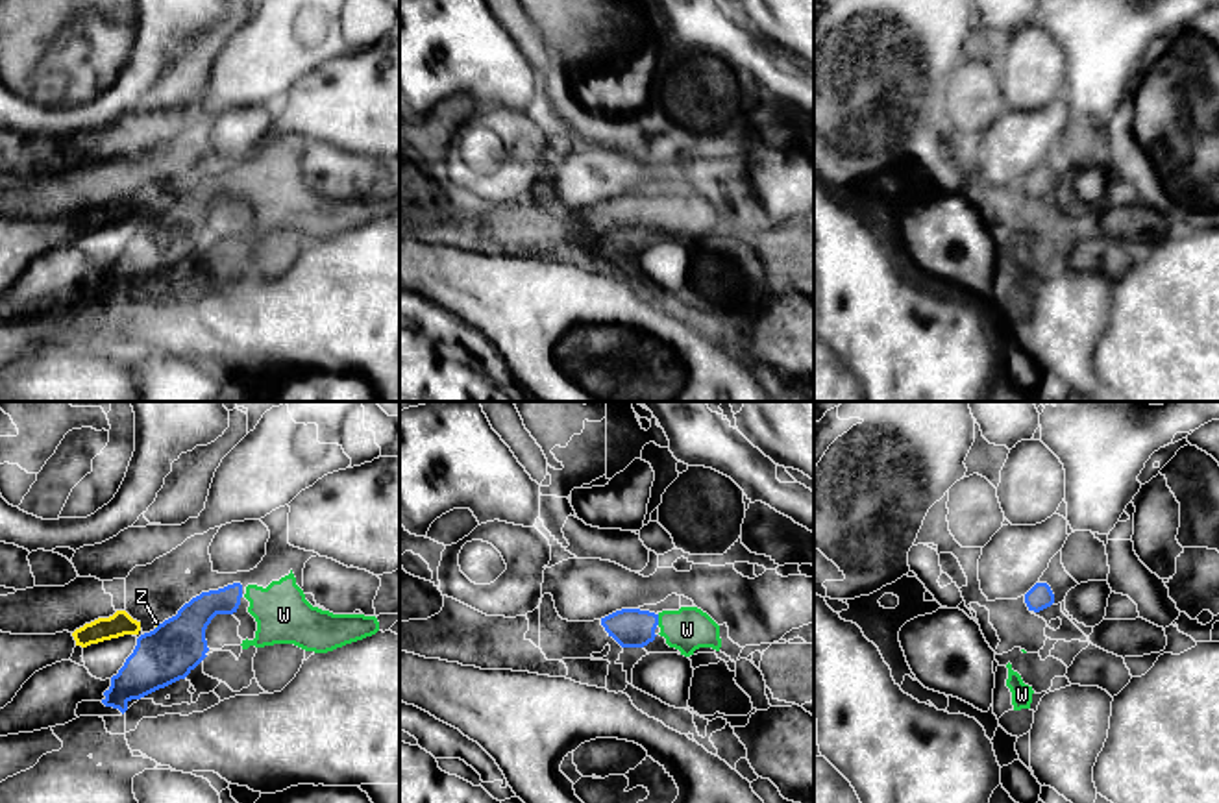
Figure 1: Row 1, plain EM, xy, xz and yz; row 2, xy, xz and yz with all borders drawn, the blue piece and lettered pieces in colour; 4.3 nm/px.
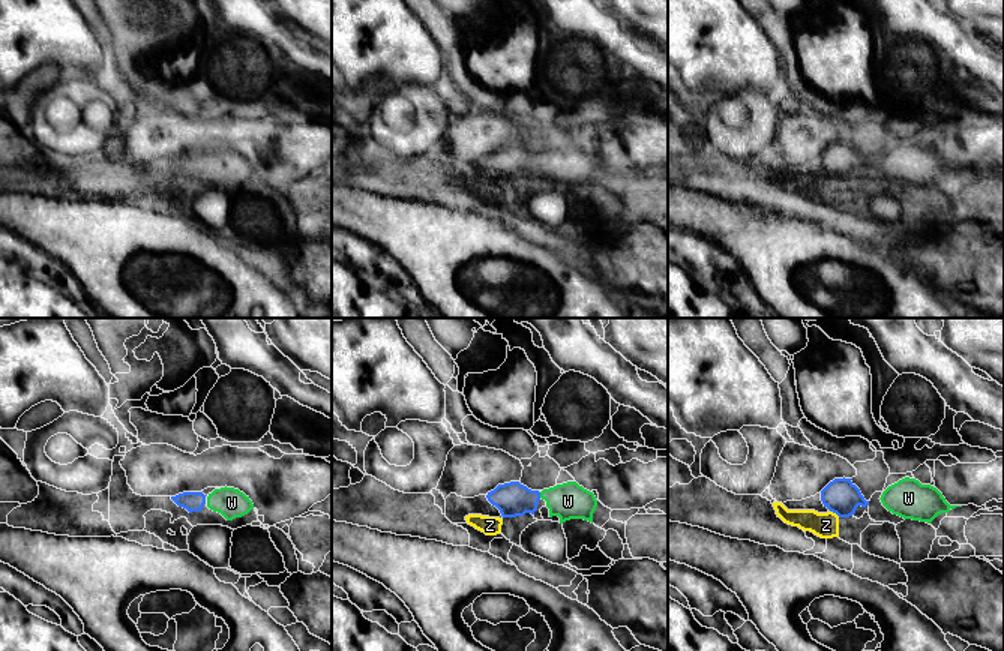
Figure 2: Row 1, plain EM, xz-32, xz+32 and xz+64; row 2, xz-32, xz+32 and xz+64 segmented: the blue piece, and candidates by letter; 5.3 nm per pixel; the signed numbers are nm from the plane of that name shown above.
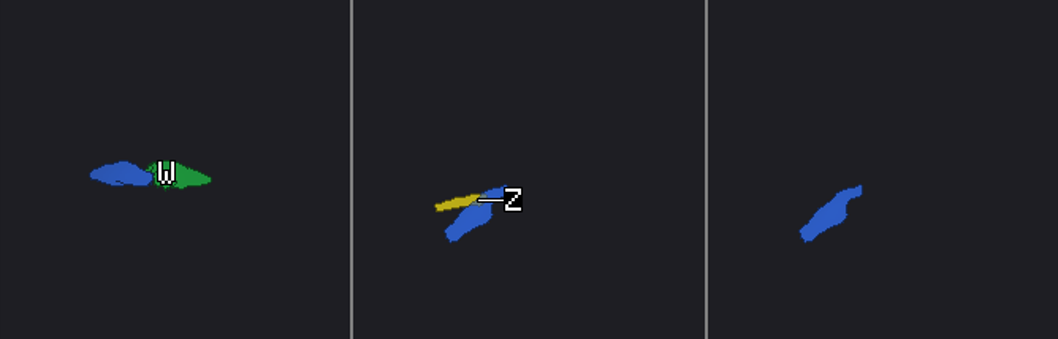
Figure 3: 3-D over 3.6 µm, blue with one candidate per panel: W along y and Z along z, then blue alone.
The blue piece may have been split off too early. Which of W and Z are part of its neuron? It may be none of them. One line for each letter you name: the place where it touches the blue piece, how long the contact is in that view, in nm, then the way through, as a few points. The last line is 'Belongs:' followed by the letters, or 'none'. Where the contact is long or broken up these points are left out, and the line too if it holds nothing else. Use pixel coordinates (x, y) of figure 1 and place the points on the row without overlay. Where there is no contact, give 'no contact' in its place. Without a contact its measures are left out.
W: contact xz (657, 206); length 50 nm; way xz (631, 213), (657, 206), (668, 206), (687, 215)
Belongs: W

